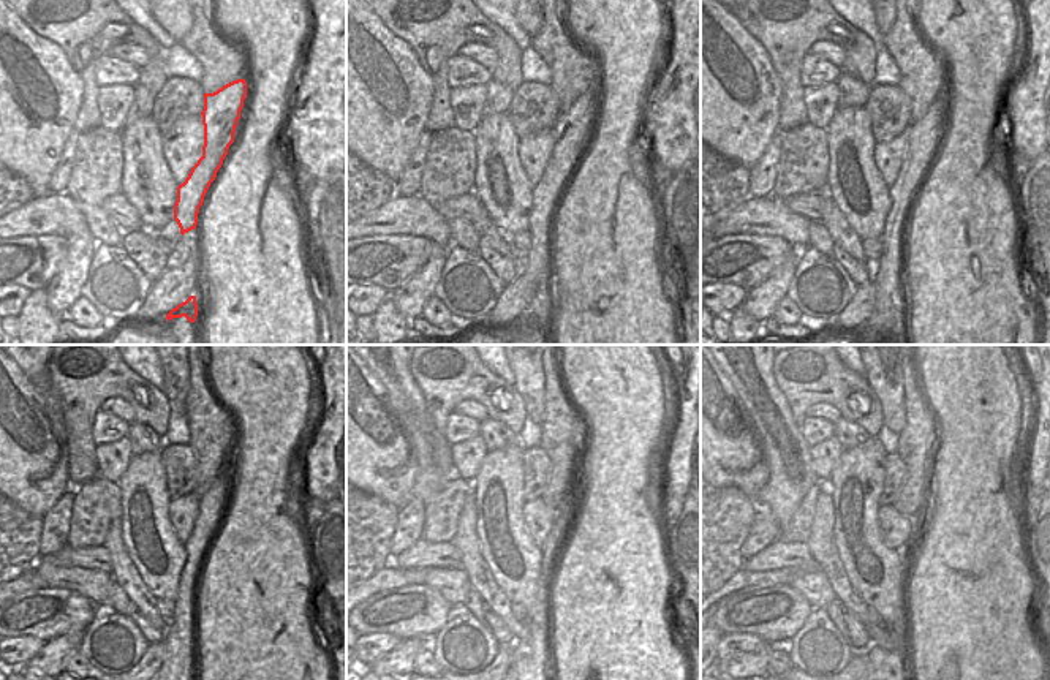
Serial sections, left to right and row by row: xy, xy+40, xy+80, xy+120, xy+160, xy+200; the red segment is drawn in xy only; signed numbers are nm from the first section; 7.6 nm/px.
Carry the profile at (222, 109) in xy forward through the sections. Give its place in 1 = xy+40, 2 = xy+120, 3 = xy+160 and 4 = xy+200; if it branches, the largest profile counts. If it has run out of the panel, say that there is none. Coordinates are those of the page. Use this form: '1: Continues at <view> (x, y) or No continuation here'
1: Continues at xy+40 (571, 128)
2: Continues at xy+120 (177, 666)
3: Continues at xy+160 (530, 666)
4: Continues at xy+200 (883, 666)

